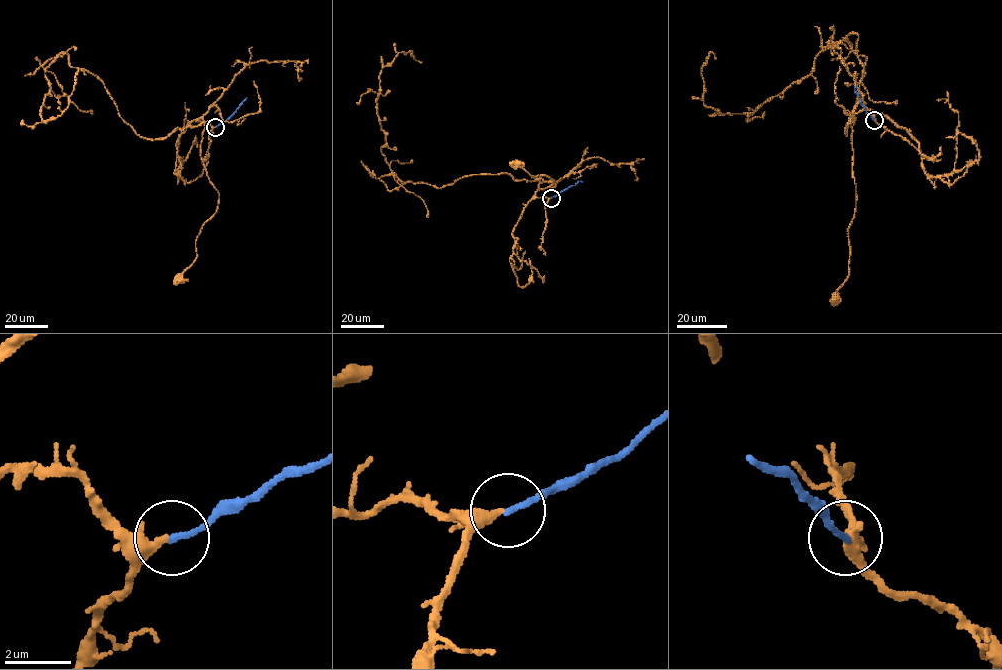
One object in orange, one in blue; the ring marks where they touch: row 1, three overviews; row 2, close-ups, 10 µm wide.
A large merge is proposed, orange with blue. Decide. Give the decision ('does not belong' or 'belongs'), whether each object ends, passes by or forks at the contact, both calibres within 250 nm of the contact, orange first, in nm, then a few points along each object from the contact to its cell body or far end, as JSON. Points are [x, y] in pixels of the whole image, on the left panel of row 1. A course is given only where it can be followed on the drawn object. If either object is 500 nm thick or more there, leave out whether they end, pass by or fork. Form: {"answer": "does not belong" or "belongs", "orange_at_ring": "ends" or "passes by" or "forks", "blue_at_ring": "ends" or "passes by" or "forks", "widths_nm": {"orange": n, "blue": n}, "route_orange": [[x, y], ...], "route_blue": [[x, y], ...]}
{"answer": "belongs", "orange_at_ring": "ends", "blue_at_ring": "ends", "widths_nm": {"orange": 320, "blue": 180}, "route_orange": [[214, 126], [199, 118], [205, 125], [201, 156], [219, 193], [218, 208], [196, 239], [196, 259], [178, 278]], "route_blue": [[215, 126], [224, 122], [247, 97]]}

